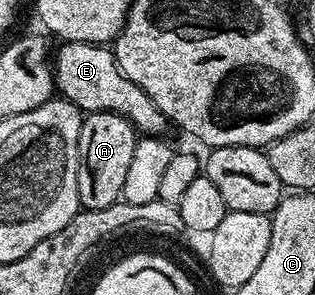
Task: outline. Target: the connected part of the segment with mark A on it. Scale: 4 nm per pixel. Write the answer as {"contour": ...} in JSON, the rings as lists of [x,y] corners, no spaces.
{"contour":[[[112,112],[87,113],[82,119],[78,145],[78,205],[95,210],[108,208],[122,197],[124,175],[132,161],[132,148],[136,148],[139,135],[124,116]]]}

